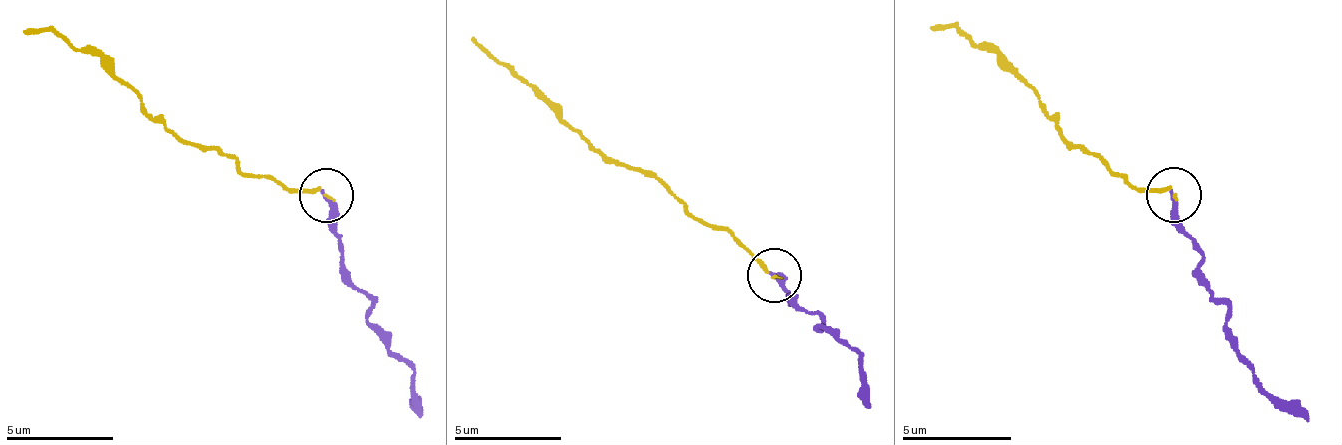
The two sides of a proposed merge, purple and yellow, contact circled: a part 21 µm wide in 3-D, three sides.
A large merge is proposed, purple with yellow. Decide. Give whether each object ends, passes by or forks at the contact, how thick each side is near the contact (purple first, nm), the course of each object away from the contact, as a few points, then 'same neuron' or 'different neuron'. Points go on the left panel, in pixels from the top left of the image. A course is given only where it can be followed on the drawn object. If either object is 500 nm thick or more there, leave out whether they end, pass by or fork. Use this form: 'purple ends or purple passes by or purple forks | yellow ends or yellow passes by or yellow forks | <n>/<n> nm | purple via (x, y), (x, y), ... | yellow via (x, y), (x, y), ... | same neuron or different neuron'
purple ends | yellow ends | 260/150 nm | purple via (325, 193), (341, 268), (373, 295), (367, 306), (378, 338), (410, 370), (421, 419) | yellow via (325, 193), (276, 177), (249, 177), (201, 145), (180, 140), (94, 54), (51, 32), (24, 32) | different neuron

